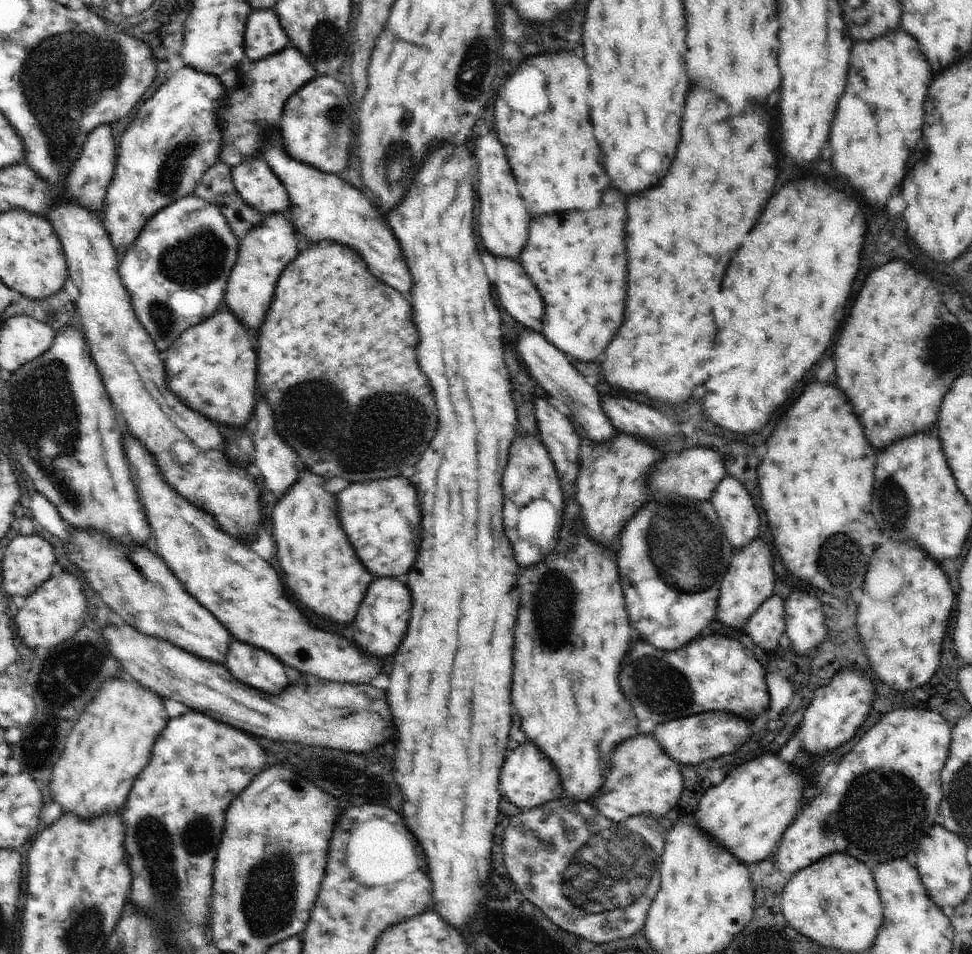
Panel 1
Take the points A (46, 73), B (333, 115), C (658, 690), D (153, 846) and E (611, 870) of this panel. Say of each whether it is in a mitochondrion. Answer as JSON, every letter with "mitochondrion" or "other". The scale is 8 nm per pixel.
{"A":"mitochondrion","B":"mitochondrion","C":"mitochondrion","D":"mitochondrion","E":"mitochondrion"}

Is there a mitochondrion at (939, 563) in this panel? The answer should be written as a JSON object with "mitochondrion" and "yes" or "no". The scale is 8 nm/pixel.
{"mitochondrion":"no"}

